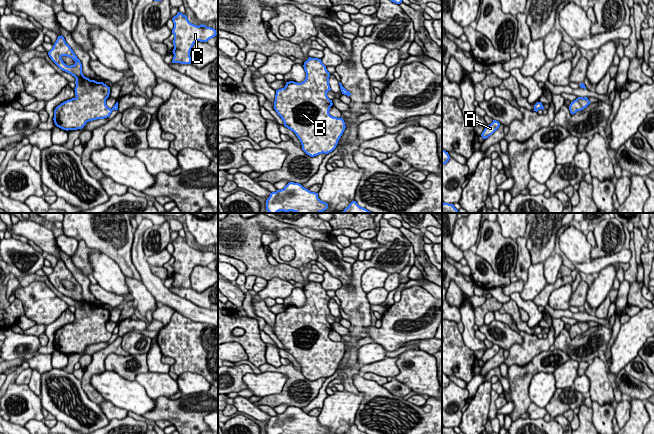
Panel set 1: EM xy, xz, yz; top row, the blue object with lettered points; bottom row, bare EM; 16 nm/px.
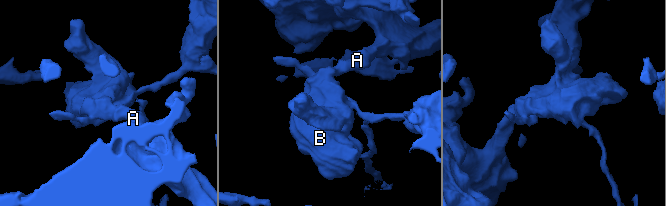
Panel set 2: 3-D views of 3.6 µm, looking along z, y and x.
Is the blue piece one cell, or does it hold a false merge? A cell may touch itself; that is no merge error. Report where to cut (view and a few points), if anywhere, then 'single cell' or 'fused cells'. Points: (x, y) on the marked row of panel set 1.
cut yz (535, 105), (542, 107); fused cells

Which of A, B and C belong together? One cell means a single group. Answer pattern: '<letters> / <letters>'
A B / C

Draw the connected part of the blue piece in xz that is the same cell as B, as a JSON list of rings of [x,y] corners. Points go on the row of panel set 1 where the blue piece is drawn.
[[[309,57],[304,62],[306,78],[303,82],[286,82],[284,88],[276,90],[274,109],[284,122],[284,126],[293,131],[301,142],[302,150],[309,156],[332,152],[342,136],[346,126],[343,118],[329,114],[332,100],[327,96],[331,90],[330,73],[321,59]]]

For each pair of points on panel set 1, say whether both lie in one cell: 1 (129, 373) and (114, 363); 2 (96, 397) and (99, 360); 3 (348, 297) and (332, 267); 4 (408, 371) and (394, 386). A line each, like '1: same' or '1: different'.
1: same
2: same
3: different
4: different

